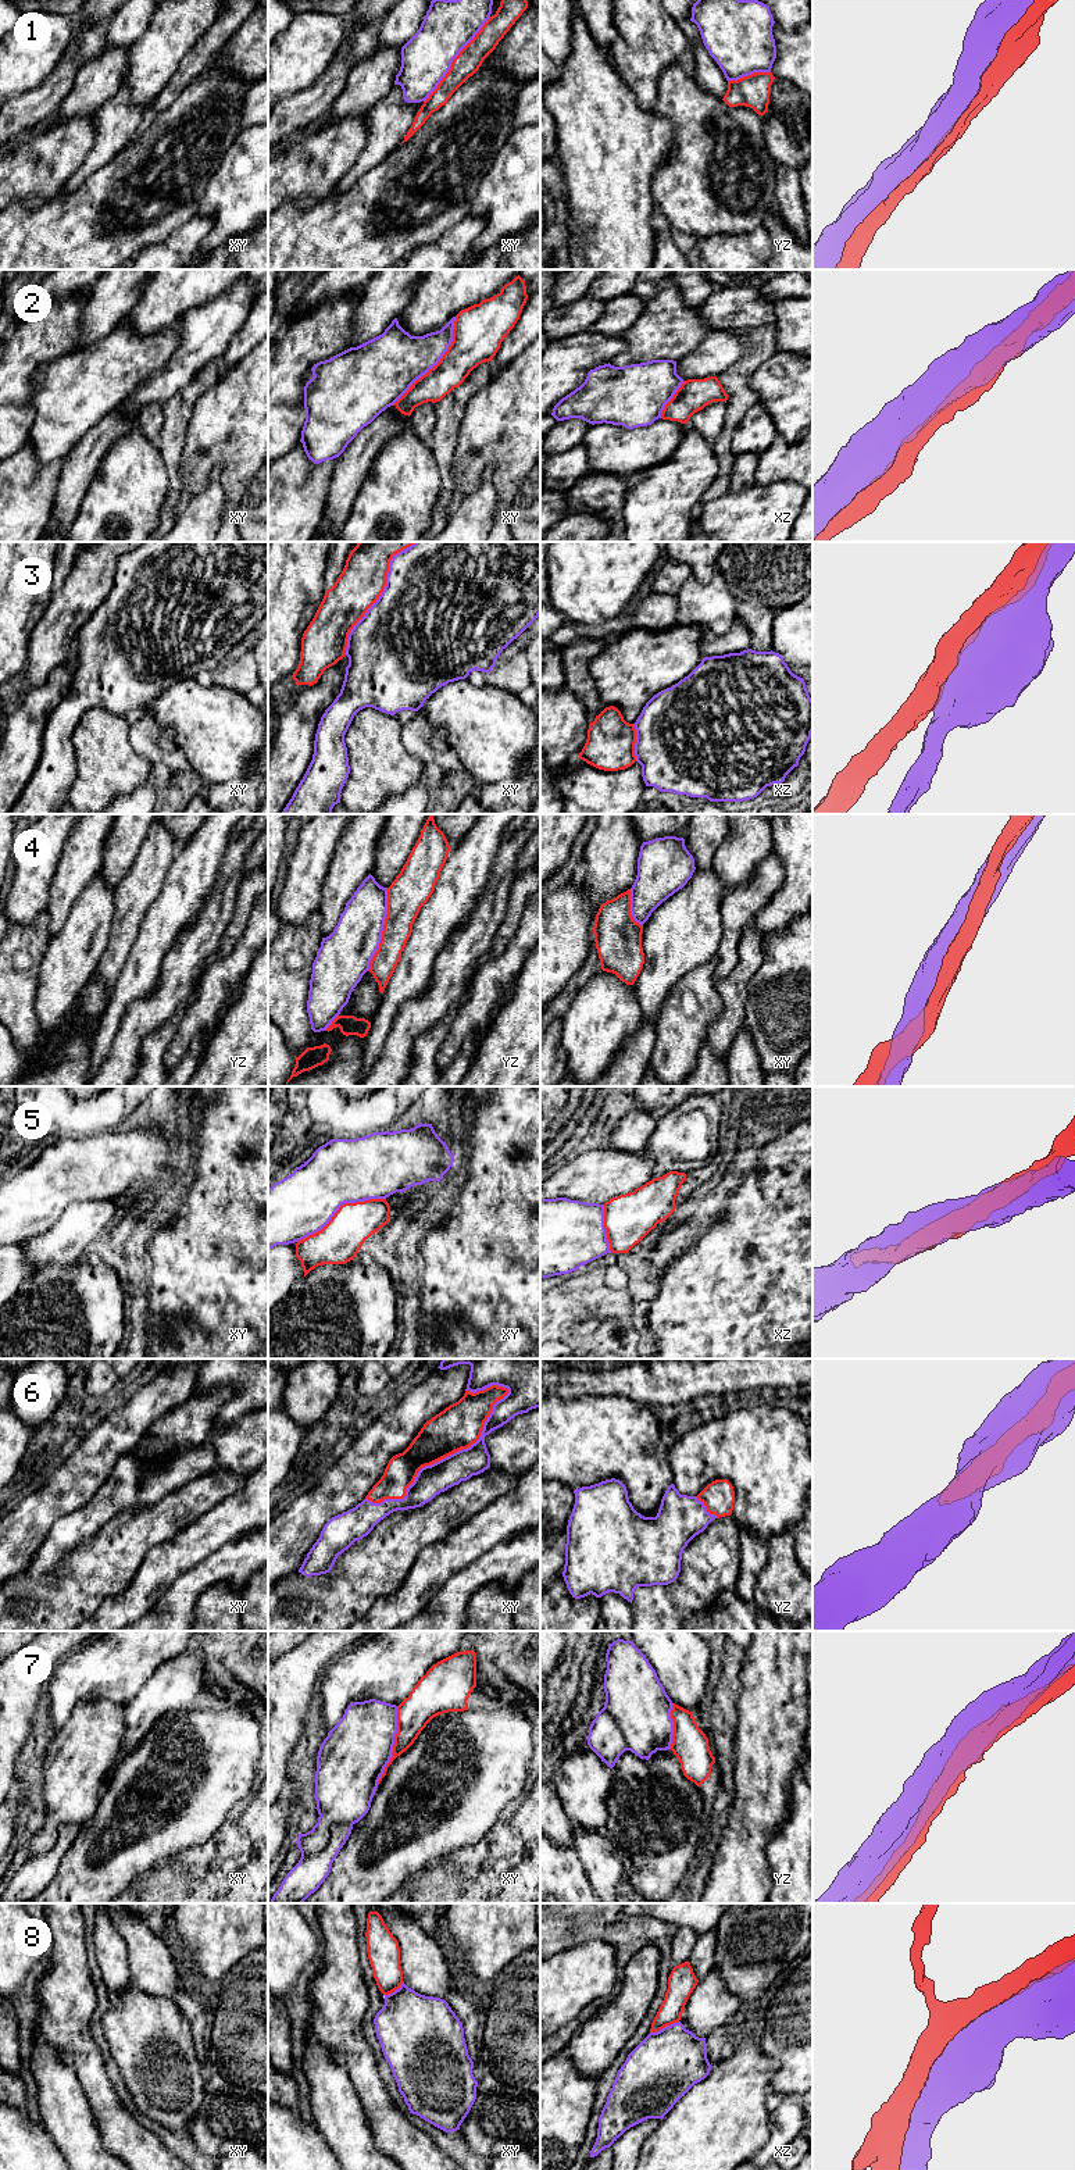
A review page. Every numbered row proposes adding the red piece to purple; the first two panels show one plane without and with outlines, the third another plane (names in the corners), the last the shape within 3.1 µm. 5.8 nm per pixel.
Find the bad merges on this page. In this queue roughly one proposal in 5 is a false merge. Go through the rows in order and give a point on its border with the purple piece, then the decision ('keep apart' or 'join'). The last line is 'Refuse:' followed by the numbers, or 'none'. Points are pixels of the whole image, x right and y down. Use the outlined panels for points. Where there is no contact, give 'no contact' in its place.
1: meets purple in xy at (454, 57); join
2: meets purple in xy at (436, 363); join
3: meets purple in xy at (381, 593); keep apart
4: meets purple in yz at (382, 930); keep apart
5: meets purple in xy at (339, 1206); join
6: meets purple in xy at (442, 1459); join
7: meets purple in xy at (393, 1744); keep apart
8: meets purple in xz at (664, 2027); join
Refuse: 3, 4, 7

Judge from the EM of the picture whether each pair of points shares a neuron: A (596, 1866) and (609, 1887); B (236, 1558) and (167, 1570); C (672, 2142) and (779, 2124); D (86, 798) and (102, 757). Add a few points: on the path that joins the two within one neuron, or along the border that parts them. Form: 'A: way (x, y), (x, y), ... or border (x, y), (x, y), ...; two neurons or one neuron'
A: way (602, 1872), (604, 1881); one neuron
B: border (222, 1546), (182, 1573), (170, 1585); two neurons
C: border (771, 2112), (768, 2127); two neurons
D: way (95, 788), (102, 777), (102, 767); one neuron

